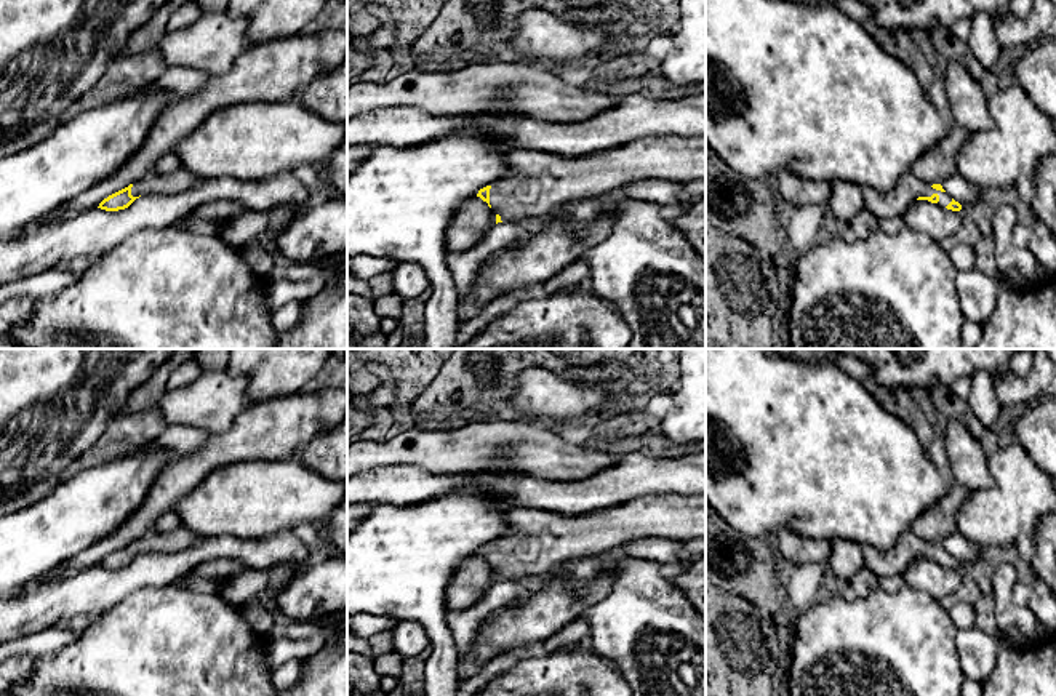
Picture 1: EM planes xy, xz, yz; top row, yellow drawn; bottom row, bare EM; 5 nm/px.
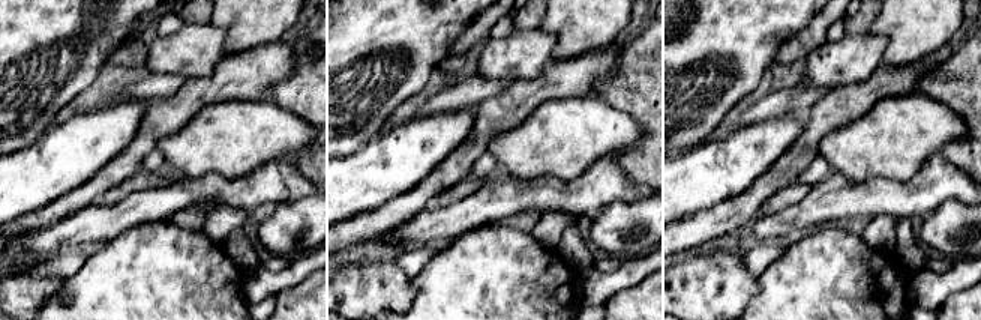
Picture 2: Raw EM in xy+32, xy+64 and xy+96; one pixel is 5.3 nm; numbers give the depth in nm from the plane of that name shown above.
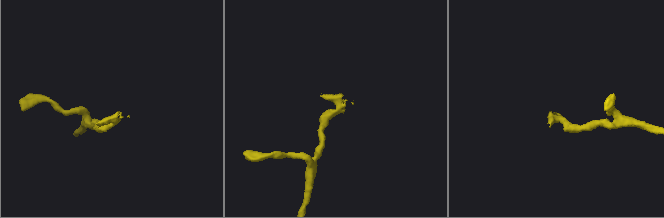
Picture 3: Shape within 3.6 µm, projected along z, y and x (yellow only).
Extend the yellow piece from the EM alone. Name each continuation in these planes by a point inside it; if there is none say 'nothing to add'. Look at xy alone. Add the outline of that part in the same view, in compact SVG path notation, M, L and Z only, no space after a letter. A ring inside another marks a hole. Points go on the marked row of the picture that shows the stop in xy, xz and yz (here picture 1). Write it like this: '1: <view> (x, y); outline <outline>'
1: xy (151, 184); outline M179 170L171 176L163 176L152 171L133 184L131 195L139 197L181 194L198 182L200 179L186 170Z

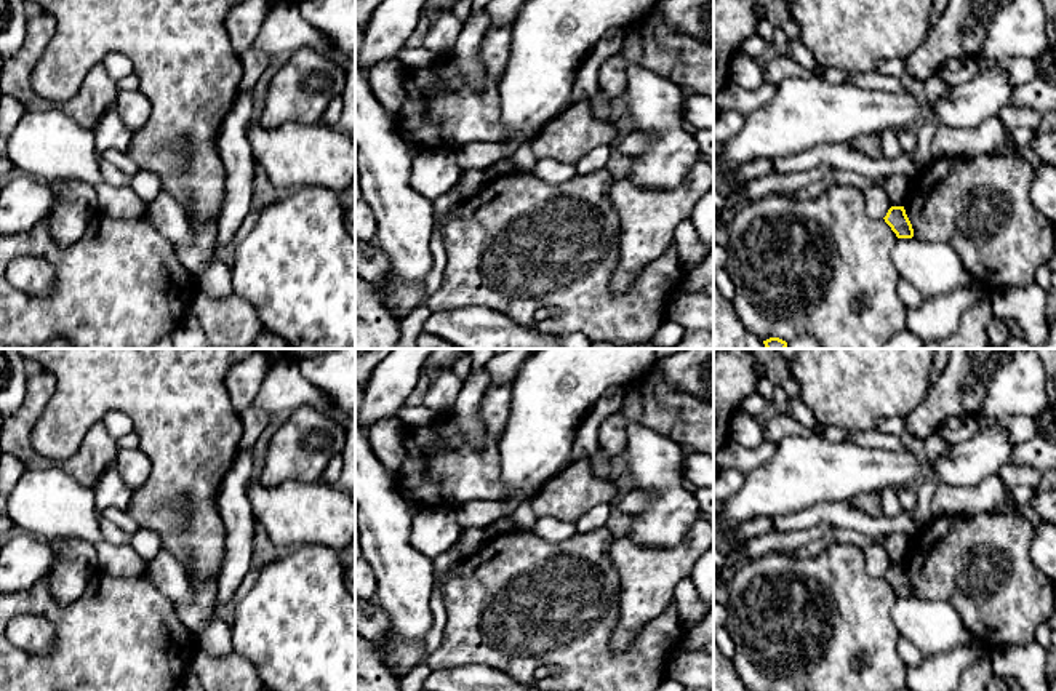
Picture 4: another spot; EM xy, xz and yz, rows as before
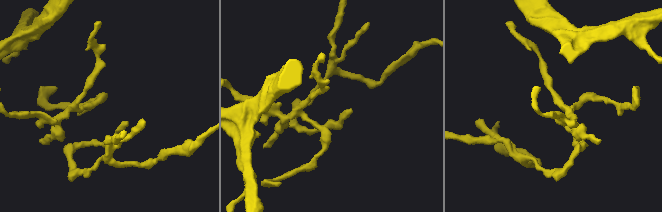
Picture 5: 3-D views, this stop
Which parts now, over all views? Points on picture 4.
nothing to add

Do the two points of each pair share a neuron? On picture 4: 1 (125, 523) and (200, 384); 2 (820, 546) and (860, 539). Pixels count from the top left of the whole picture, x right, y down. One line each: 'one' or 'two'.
1: two
2: one

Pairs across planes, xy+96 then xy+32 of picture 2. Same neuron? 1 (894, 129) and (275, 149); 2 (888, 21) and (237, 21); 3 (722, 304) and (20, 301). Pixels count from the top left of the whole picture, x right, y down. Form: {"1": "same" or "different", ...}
{"1": "same", "2": "same", "3": "same"}

